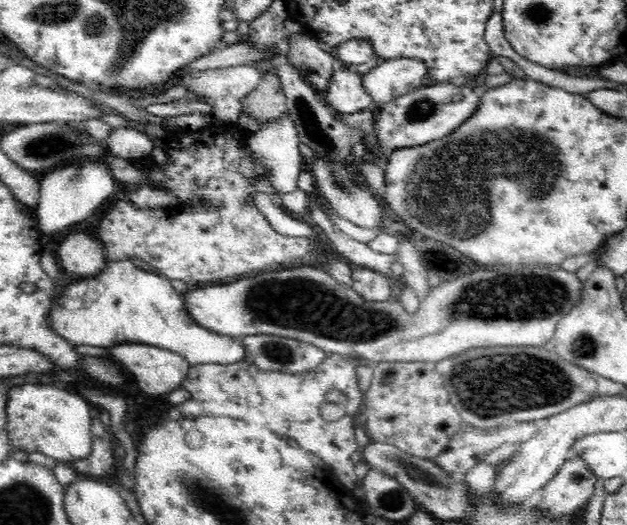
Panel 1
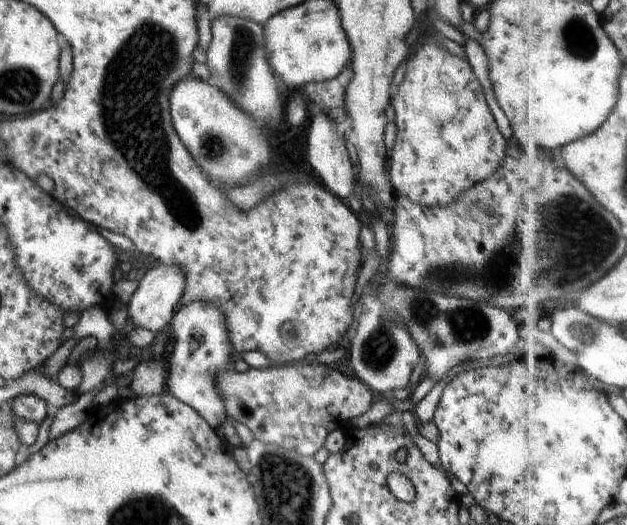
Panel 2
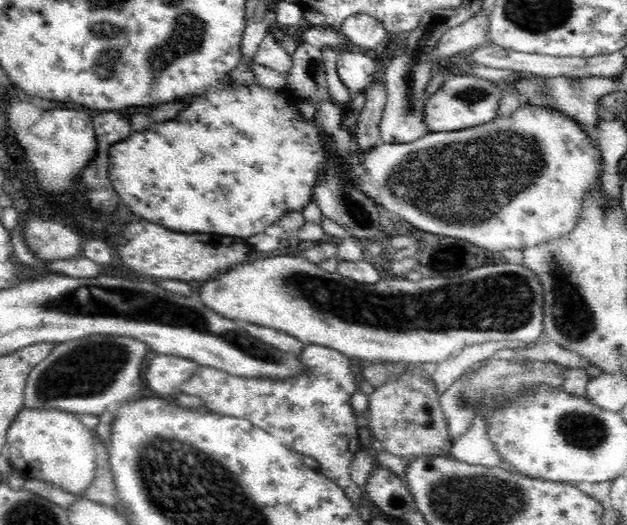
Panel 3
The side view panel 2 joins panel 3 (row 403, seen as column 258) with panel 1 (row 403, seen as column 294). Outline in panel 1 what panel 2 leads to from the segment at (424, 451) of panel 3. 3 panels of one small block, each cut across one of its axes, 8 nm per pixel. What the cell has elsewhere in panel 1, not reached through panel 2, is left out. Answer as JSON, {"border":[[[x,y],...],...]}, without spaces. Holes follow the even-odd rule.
{"border":[[[382,361],[373,368],[372,384],[364,394],[364,411],[369,439],[398,447],[423,459],[438,456],[452,436],[462,429],[460,413],[451,404],[449,393],[434,363]]]}

